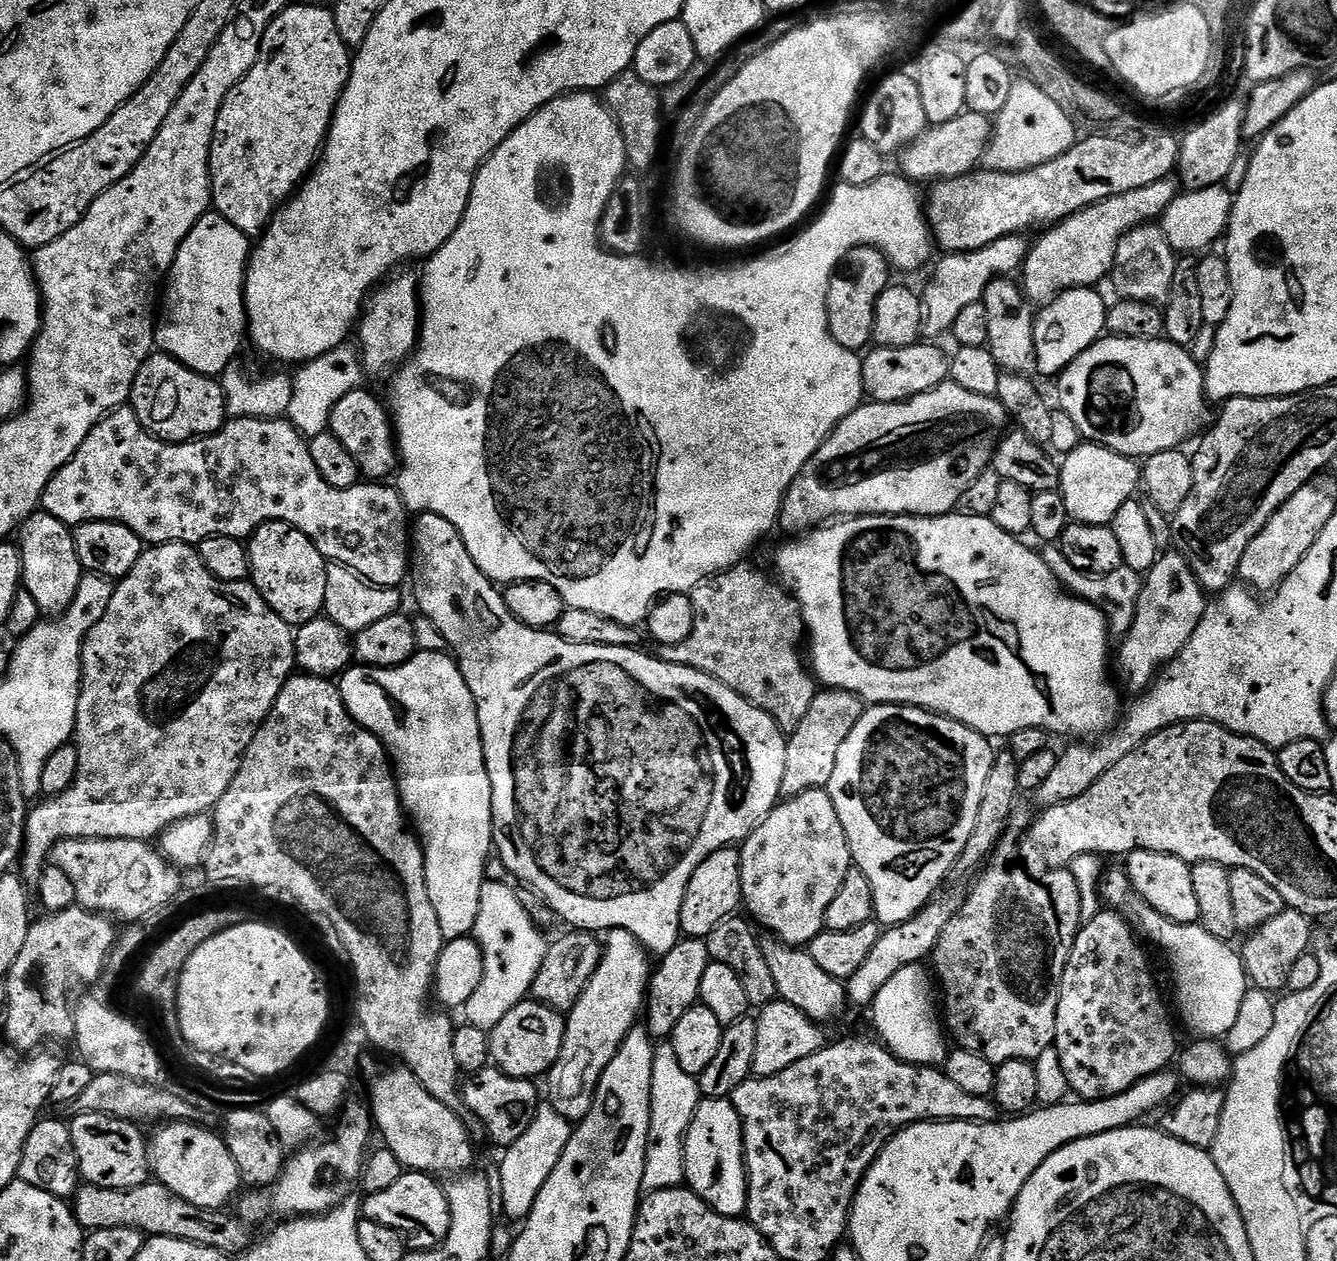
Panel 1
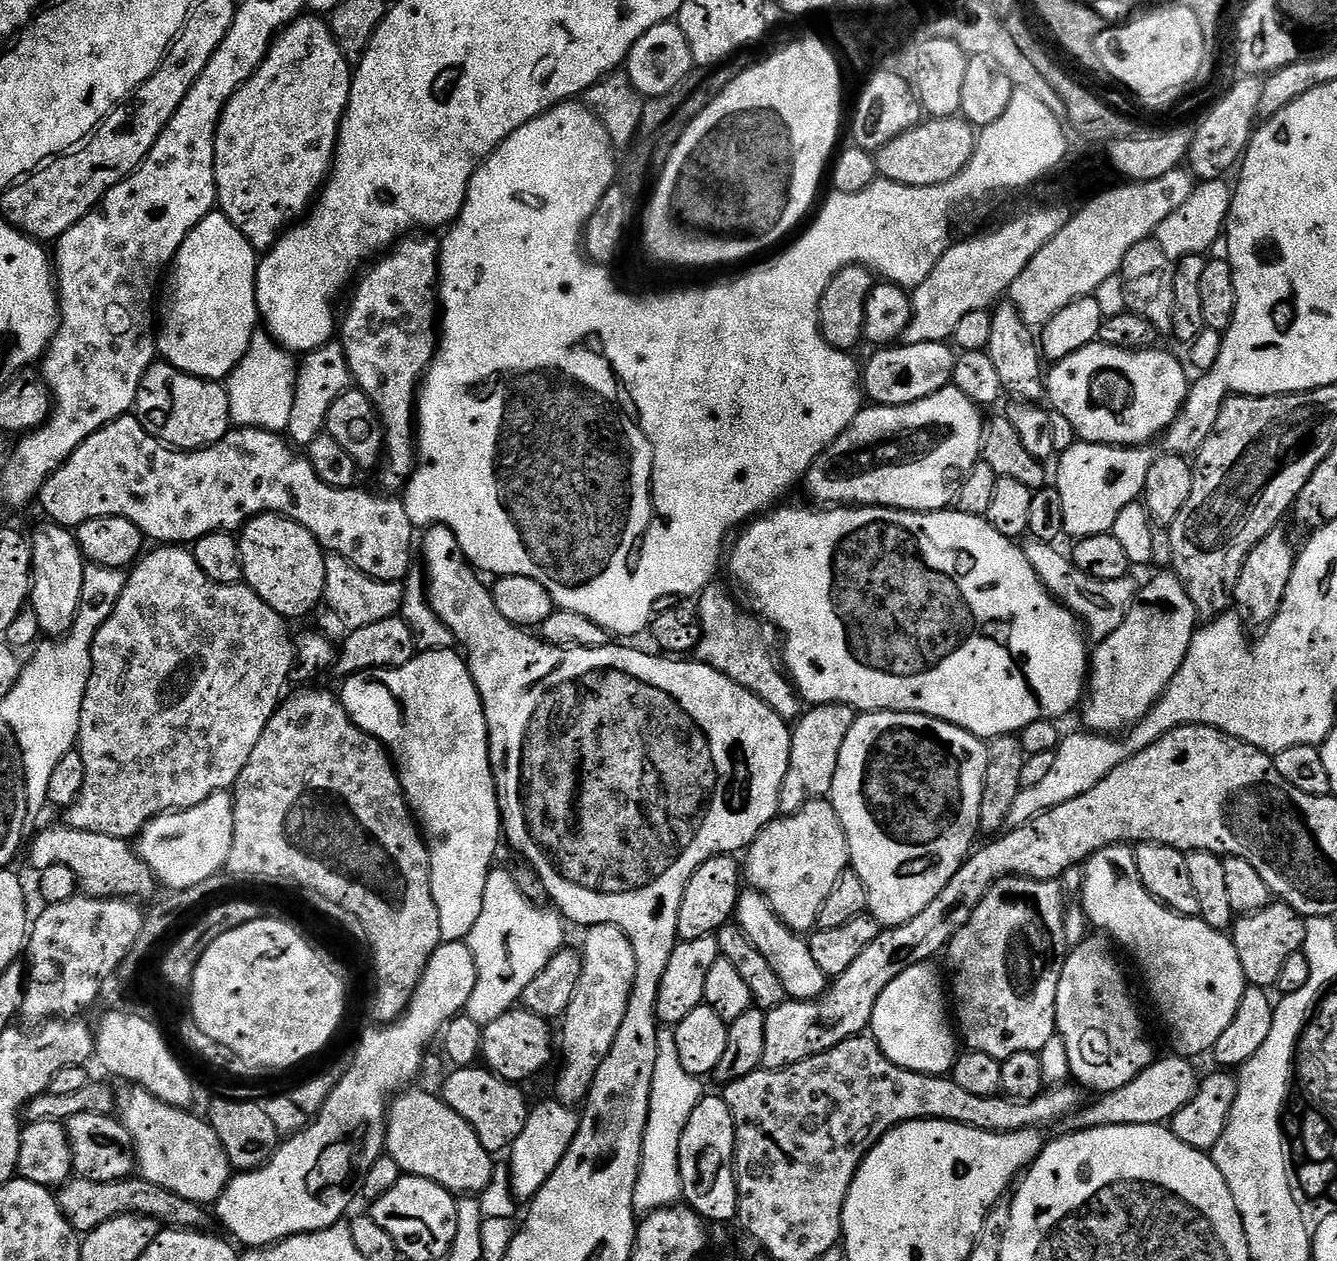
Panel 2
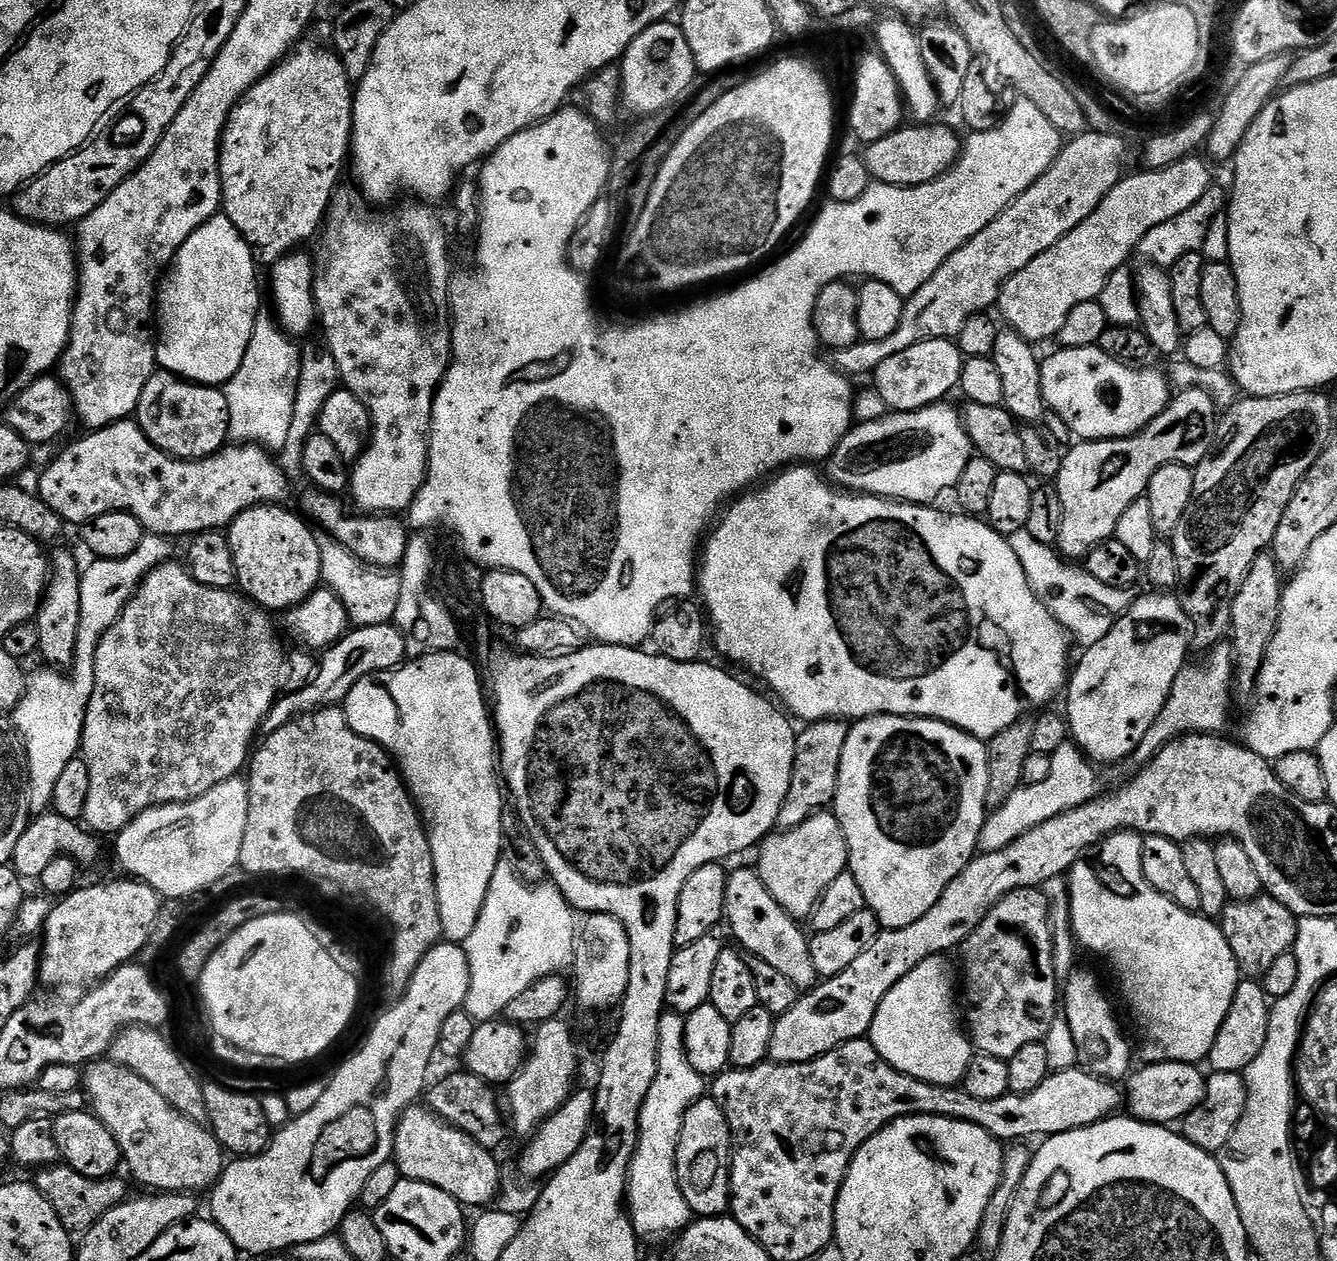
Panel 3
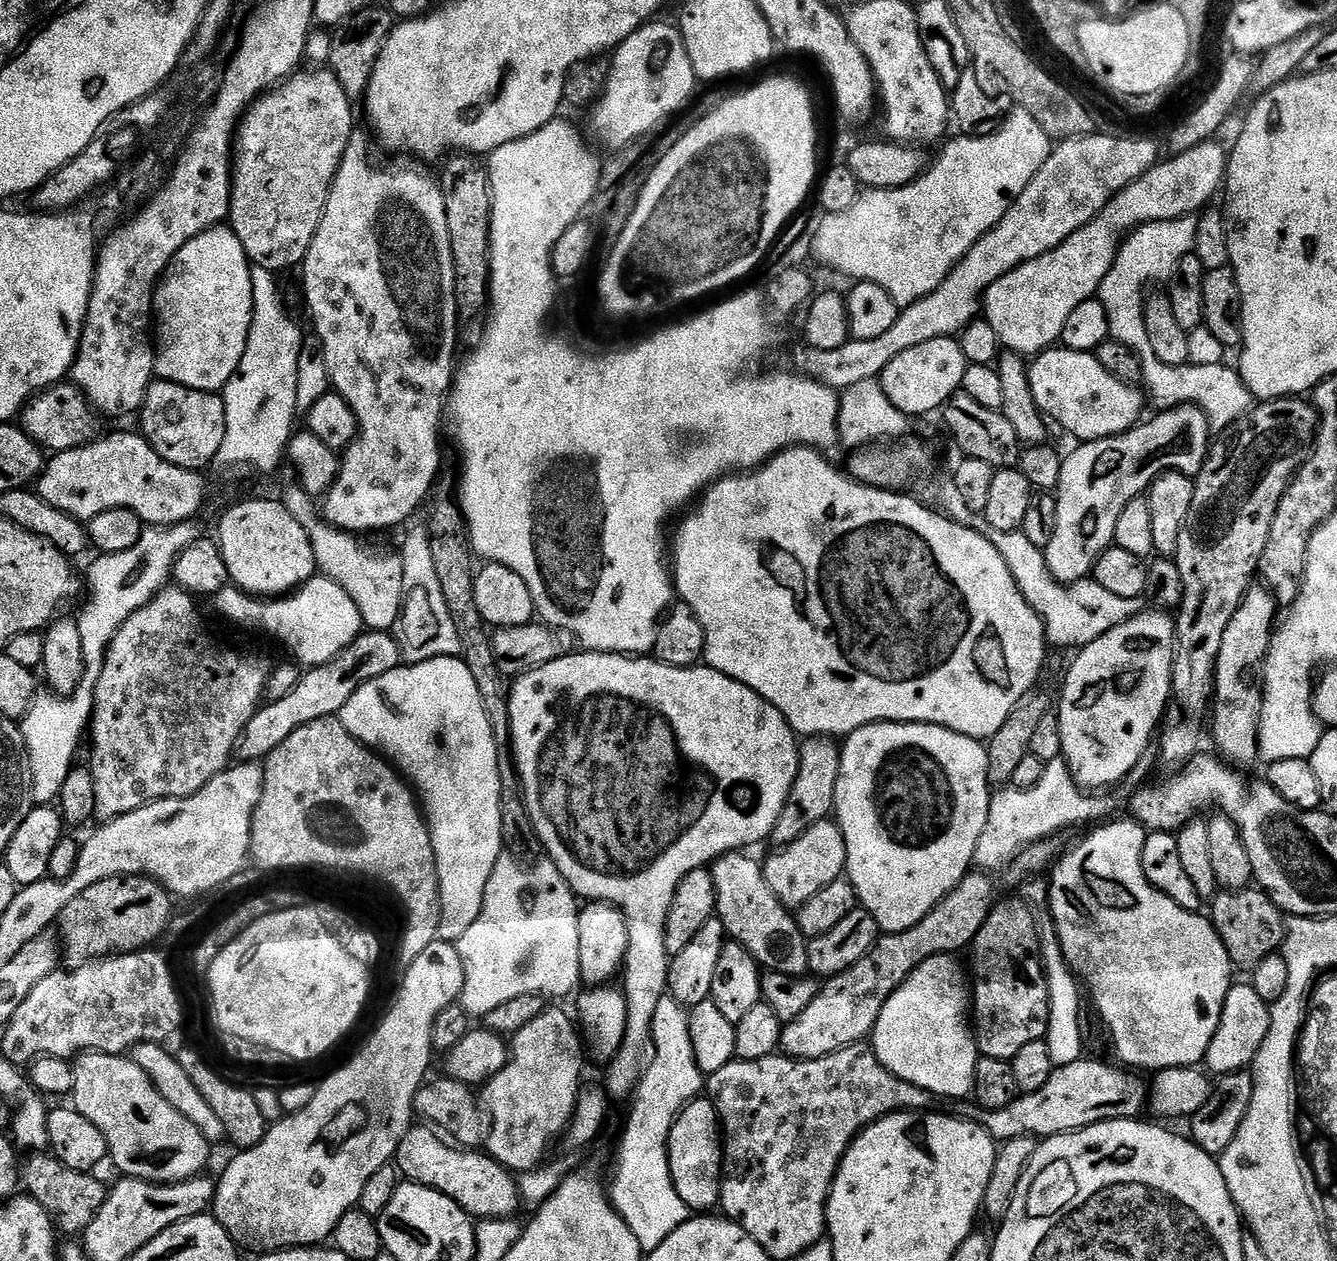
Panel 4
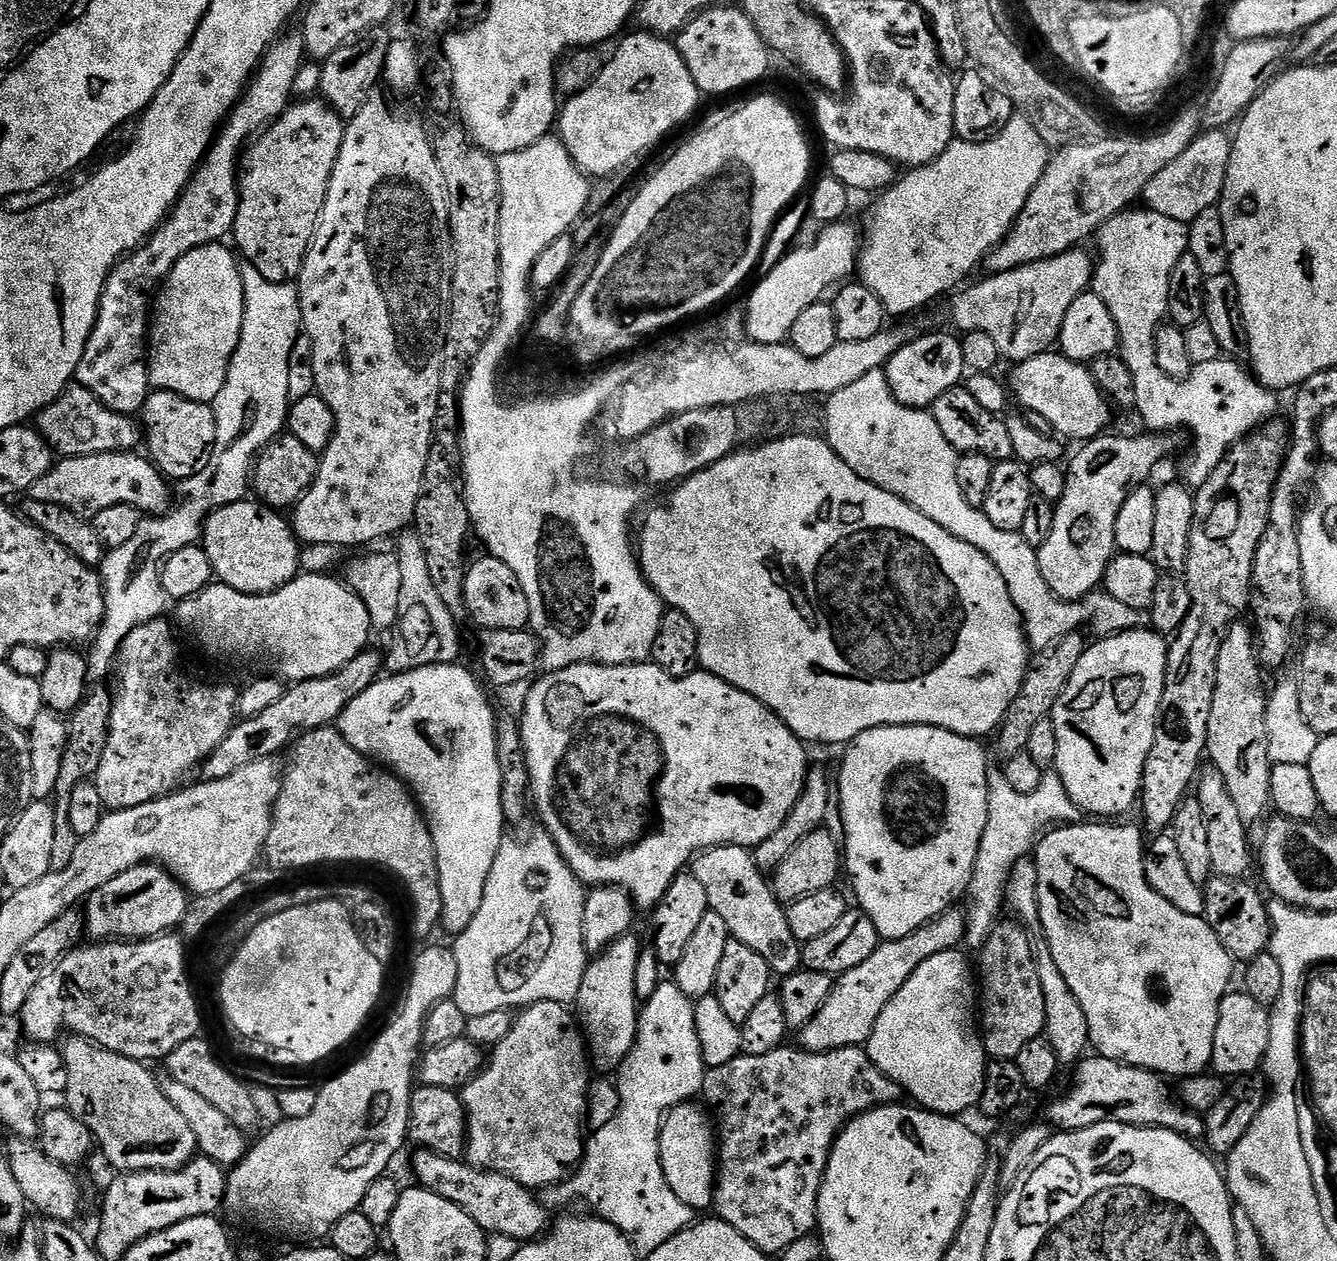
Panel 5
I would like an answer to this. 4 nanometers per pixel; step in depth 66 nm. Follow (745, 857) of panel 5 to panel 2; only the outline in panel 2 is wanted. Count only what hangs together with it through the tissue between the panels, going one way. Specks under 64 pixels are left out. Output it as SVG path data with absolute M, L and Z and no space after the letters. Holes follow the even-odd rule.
M741 891L734 920L746 934L746 938L750 938L754 950L758 950L758 954L762 954L766 962L770 962L774 974L778 974L779 980L782 981L782 990L787 999L816 1000L827 992L830 978L822 974L822 970L815 964L807 939L789 930L774 914L770 902L766 902L760 892Z

